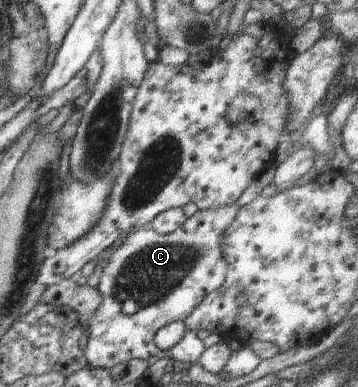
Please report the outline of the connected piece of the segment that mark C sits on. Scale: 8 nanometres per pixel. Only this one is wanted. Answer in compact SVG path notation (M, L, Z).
M239 205L198 210L169 234L159 234L151 228L140 228L127 235L109 257L97 286L101 304L89 323L90 335L84 350L88 365L110 371L116 365L133 359L170 357L187 367L197 363L209 342L188 331L173 347L161 350L155 343L155 333L172 322L183 322L205 295L220 289L227 272L222 253L222 236L236 219Z

